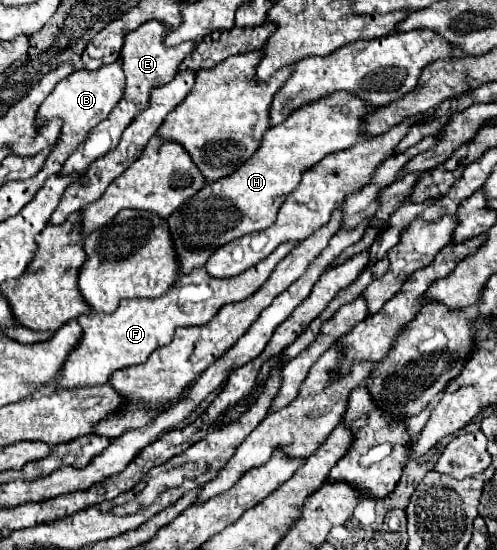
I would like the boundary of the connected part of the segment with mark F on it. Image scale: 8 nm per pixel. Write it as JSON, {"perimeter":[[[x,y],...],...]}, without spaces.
{"perimeter":[[[284,243],[284,247],[278,247],[264,263],[256,263],[252,271],[246,271],[244,275],[238,275],[236,279],[212,279],[208,277],[206,269],[196,269],[192,275],[184,275],[176,281],[176,287],[168,289],[158,299],[124,299],[120,301],[118,309],[112,315],[84,315],[78,319],[82,327],[82,339],[72,349],[72,353],[66,357],[64,367],[60,369],[56,383],[52,383],[52,391],[62,389],[74,389],[74,387],[94,387],[108,383],[110,375],[116,369],[130,367],[144,363],[148,355],[158,349],[160,345],[168,345],[172,341],[174,329],[184,325],[204,325],[210,319],[216,317],[220,307],[226,303],[244,301],[250,295],[254,295],[260,285],[270,277],[278,261],[282,261],[290,251],[292,243]]]}

